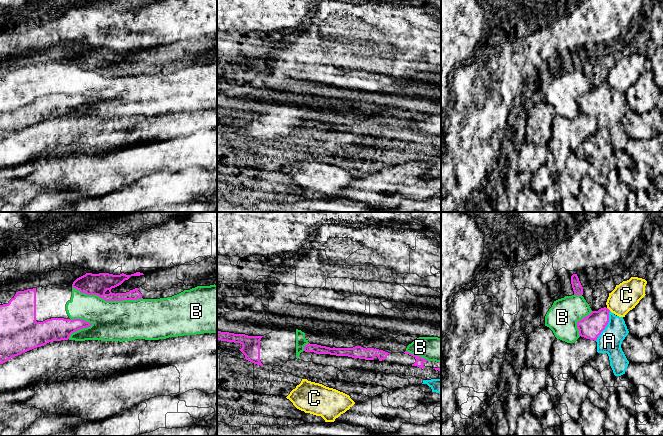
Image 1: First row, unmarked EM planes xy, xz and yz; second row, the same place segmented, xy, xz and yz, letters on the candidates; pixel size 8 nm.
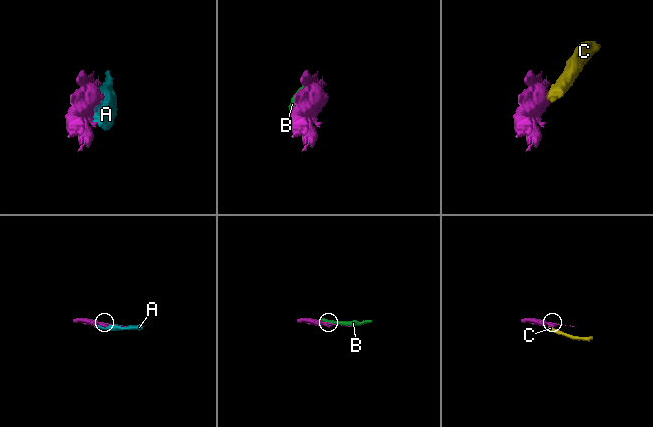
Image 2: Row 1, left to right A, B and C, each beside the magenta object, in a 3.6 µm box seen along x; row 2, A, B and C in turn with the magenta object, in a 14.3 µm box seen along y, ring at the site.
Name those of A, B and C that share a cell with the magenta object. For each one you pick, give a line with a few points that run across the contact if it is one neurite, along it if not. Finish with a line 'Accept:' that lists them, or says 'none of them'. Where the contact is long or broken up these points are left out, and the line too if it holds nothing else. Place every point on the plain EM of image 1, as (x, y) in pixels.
Accept: B

